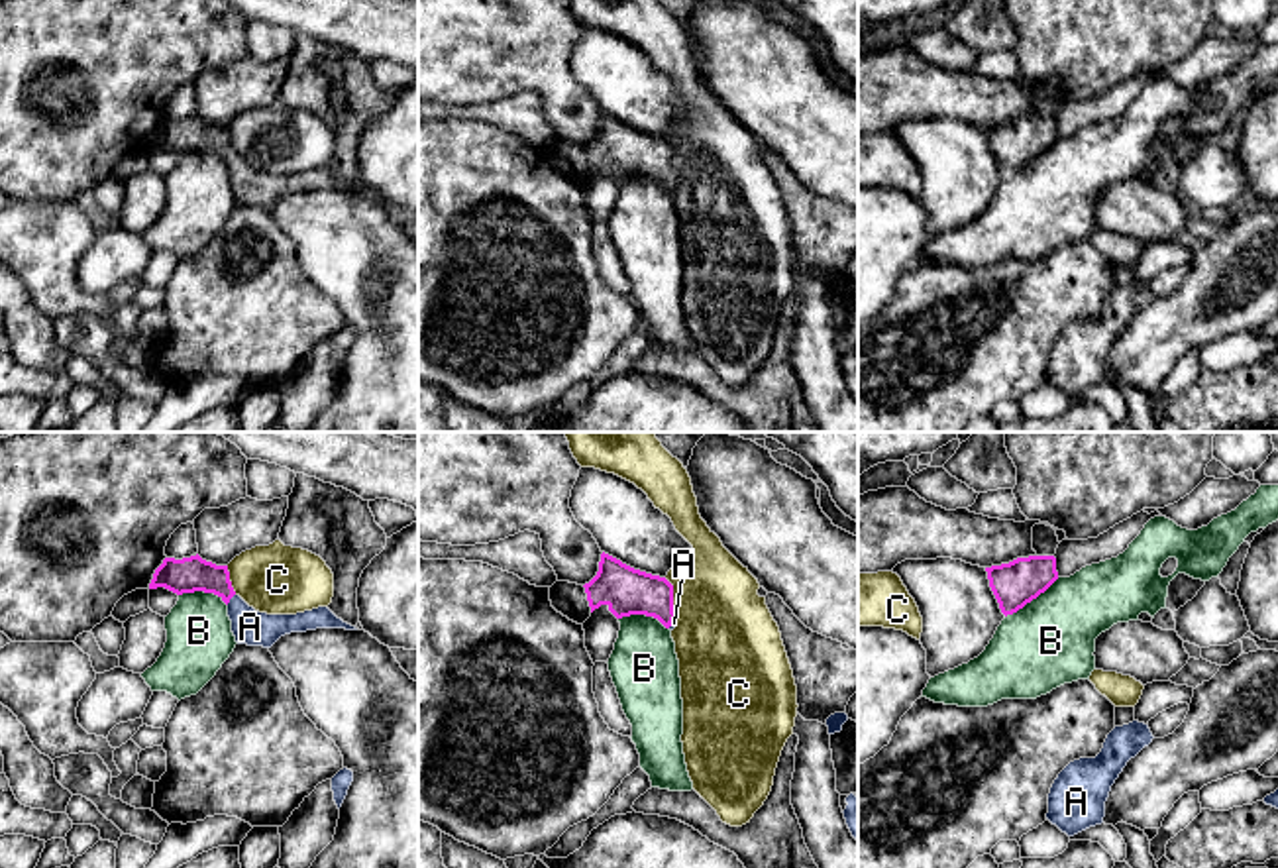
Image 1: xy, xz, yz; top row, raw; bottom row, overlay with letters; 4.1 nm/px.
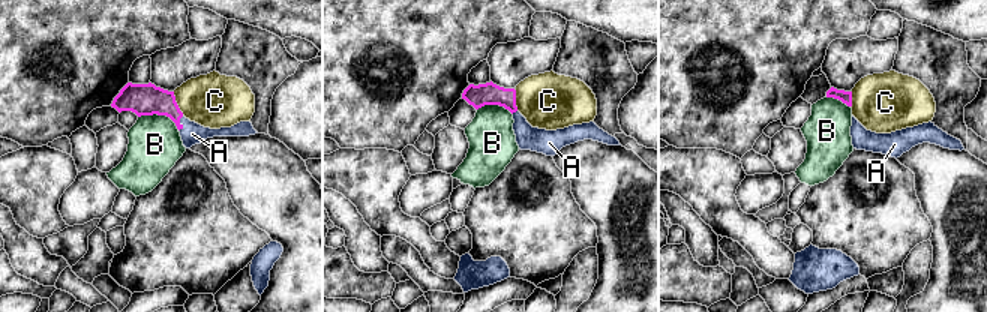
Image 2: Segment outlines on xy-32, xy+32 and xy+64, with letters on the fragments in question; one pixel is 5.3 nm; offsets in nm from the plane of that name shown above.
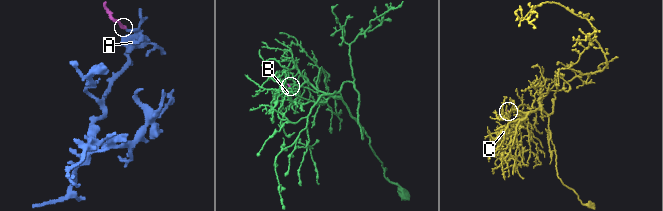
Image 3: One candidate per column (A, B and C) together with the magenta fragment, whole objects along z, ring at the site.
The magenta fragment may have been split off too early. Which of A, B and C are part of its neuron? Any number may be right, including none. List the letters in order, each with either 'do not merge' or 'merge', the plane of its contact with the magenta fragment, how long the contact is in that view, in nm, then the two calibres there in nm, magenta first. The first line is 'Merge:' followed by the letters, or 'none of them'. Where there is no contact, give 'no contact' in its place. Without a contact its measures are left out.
Merge: A
A: merge; contact in xy; length 60 nm; calibres 140 and 150 nm
B: do not merge; contact in yz; length 280 nm; calibres 190 and 360 nm
C: do not merge; contact in xz; length 180 nm; calibres 190 and 380 nm

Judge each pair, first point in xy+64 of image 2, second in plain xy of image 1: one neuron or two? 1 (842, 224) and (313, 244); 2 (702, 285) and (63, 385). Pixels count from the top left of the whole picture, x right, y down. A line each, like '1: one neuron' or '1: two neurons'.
1: two neurons
2: one neuron

